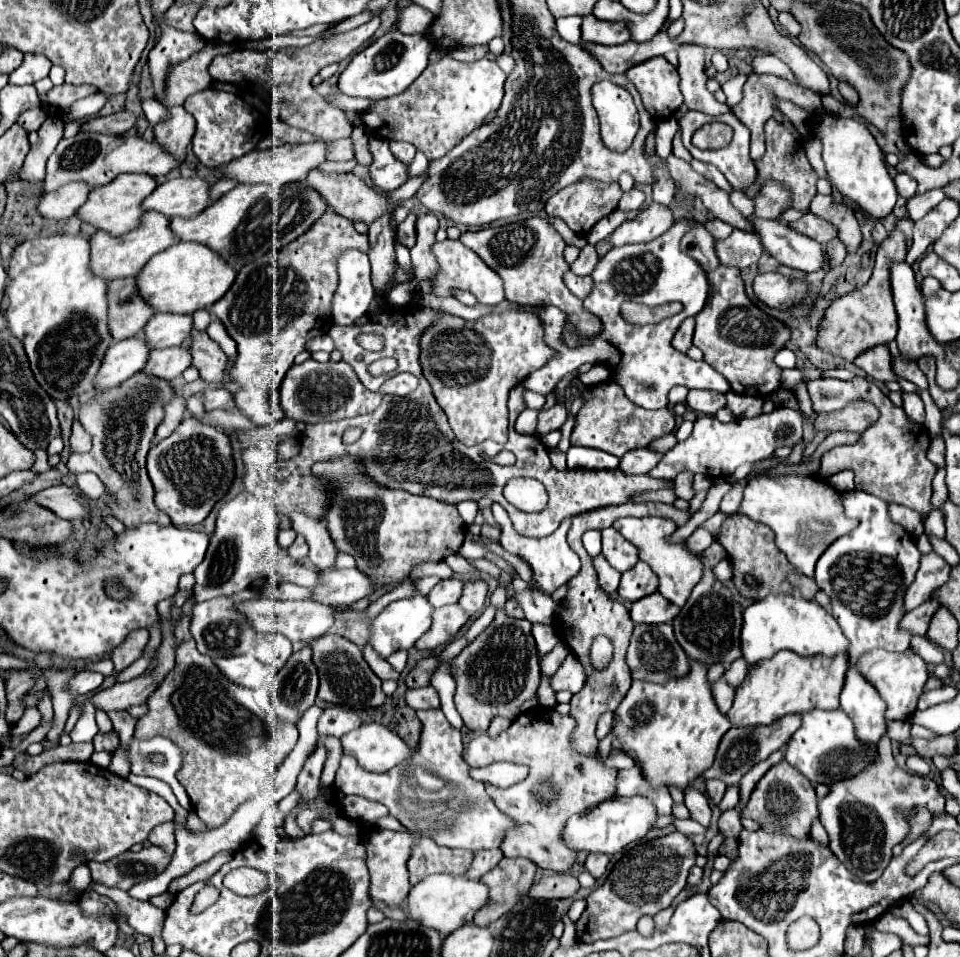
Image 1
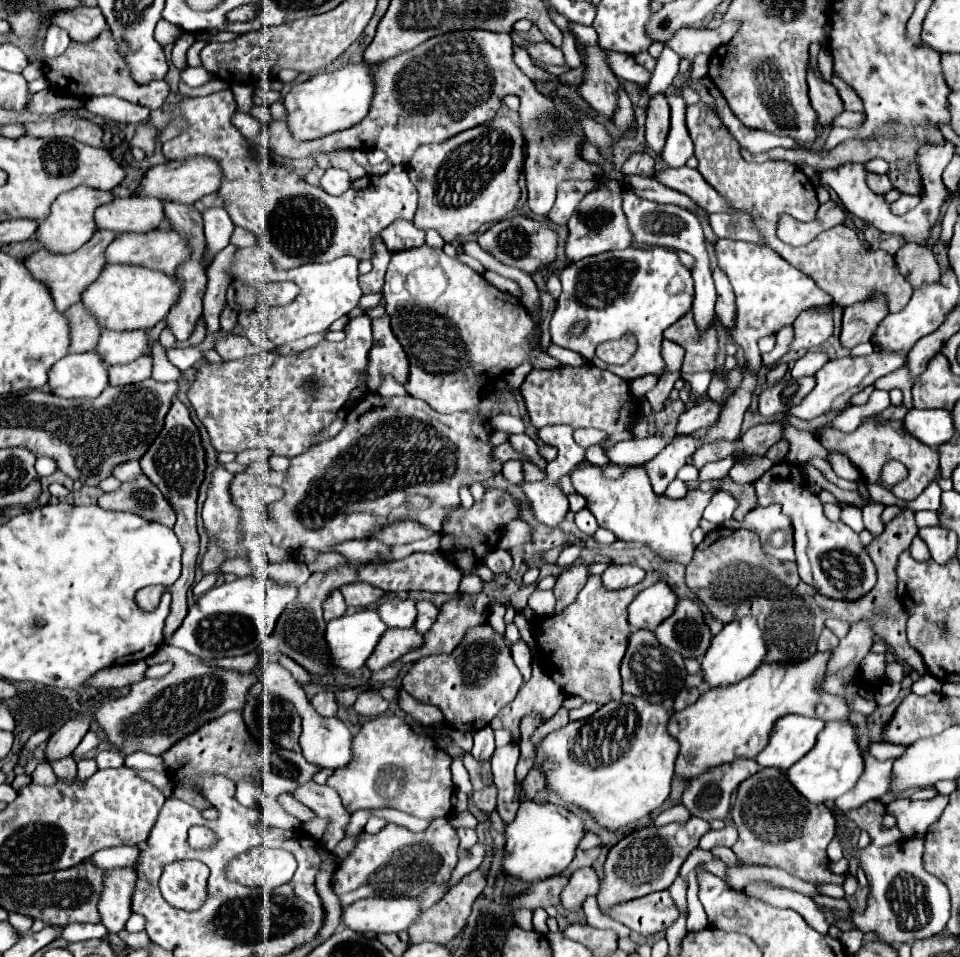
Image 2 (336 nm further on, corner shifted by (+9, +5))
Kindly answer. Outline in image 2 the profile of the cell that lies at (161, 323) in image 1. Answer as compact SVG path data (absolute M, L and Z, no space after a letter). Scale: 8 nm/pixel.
M103 330L95 348L109 366L127 364L149 350L147 330Z

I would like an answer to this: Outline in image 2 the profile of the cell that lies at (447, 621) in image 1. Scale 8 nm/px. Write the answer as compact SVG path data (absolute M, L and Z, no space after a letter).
M391 628L387 630L387 636L383 636L383 644L375 648L371 654L371 660L367 660L369 670L381 670L401 658L403 654L421 648L423 646L423 634L415 628Z

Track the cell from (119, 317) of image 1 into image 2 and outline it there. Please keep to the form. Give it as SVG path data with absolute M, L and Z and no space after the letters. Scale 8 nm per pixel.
M79 302L73 304L65 316L71 324L71 348L69 352L89 352L95 348L101 336L99 322L89 314L89 310Z

